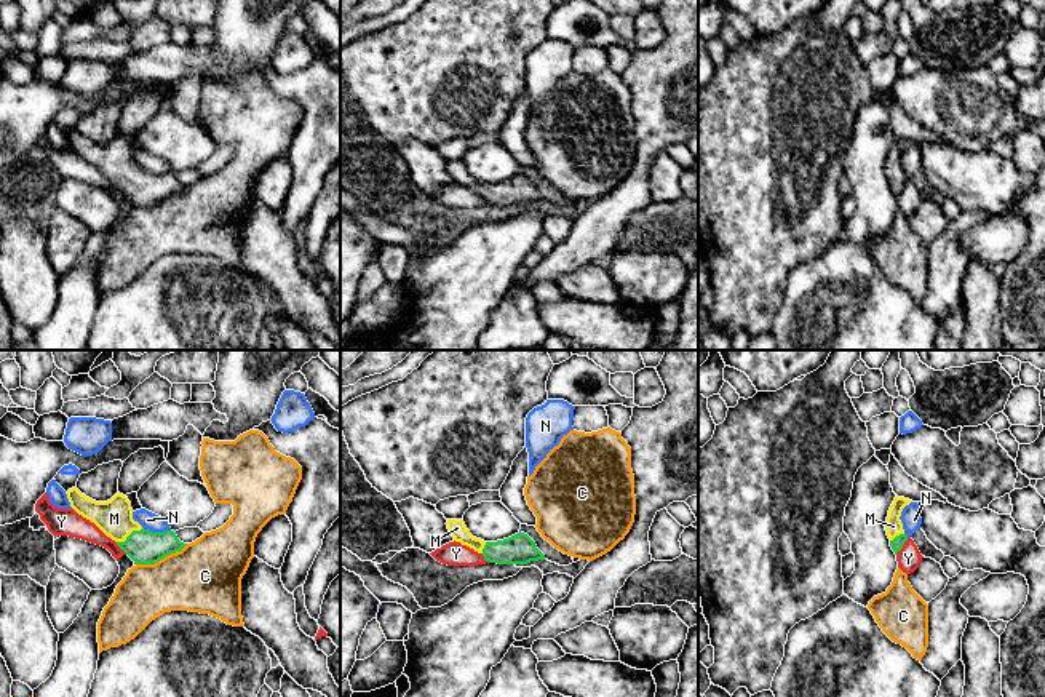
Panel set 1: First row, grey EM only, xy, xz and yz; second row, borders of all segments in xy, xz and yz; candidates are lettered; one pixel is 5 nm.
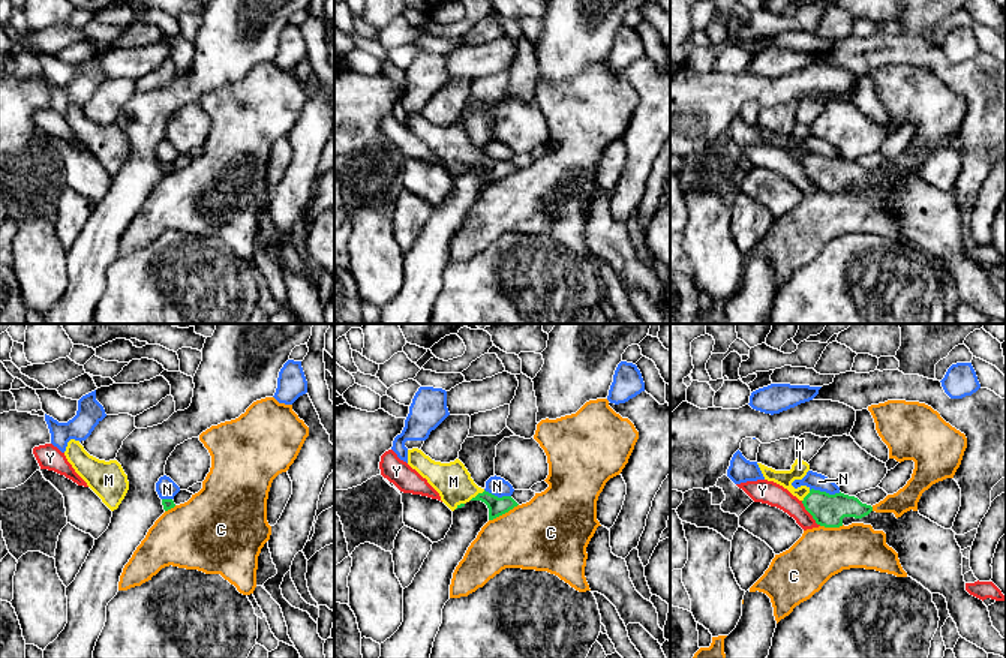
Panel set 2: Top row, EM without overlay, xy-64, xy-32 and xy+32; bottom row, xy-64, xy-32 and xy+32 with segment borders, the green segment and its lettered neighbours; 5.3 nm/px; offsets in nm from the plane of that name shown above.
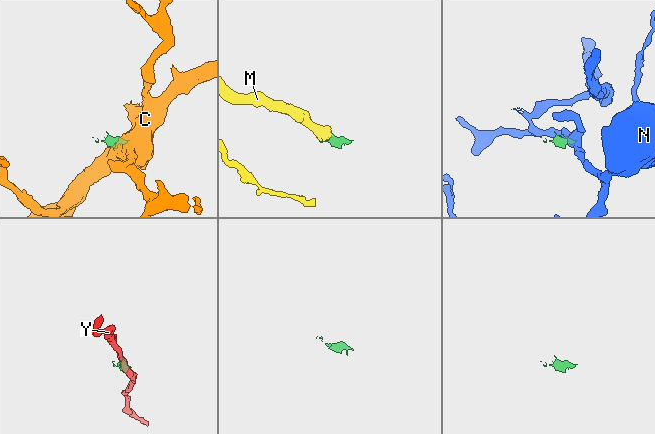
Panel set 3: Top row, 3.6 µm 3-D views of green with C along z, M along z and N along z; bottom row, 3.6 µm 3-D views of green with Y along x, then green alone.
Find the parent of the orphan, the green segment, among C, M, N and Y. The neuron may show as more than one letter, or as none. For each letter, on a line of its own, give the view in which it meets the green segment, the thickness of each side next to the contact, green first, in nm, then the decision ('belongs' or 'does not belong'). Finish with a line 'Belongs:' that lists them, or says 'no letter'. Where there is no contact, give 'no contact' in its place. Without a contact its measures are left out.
C: xy | 180/360 nm | does not belong
M: xy | 180/180 nm | belongs
N: xy | 180/90 nm | does not belong
Y: yz | 70/120 nm | does not belong
Belongs: M

